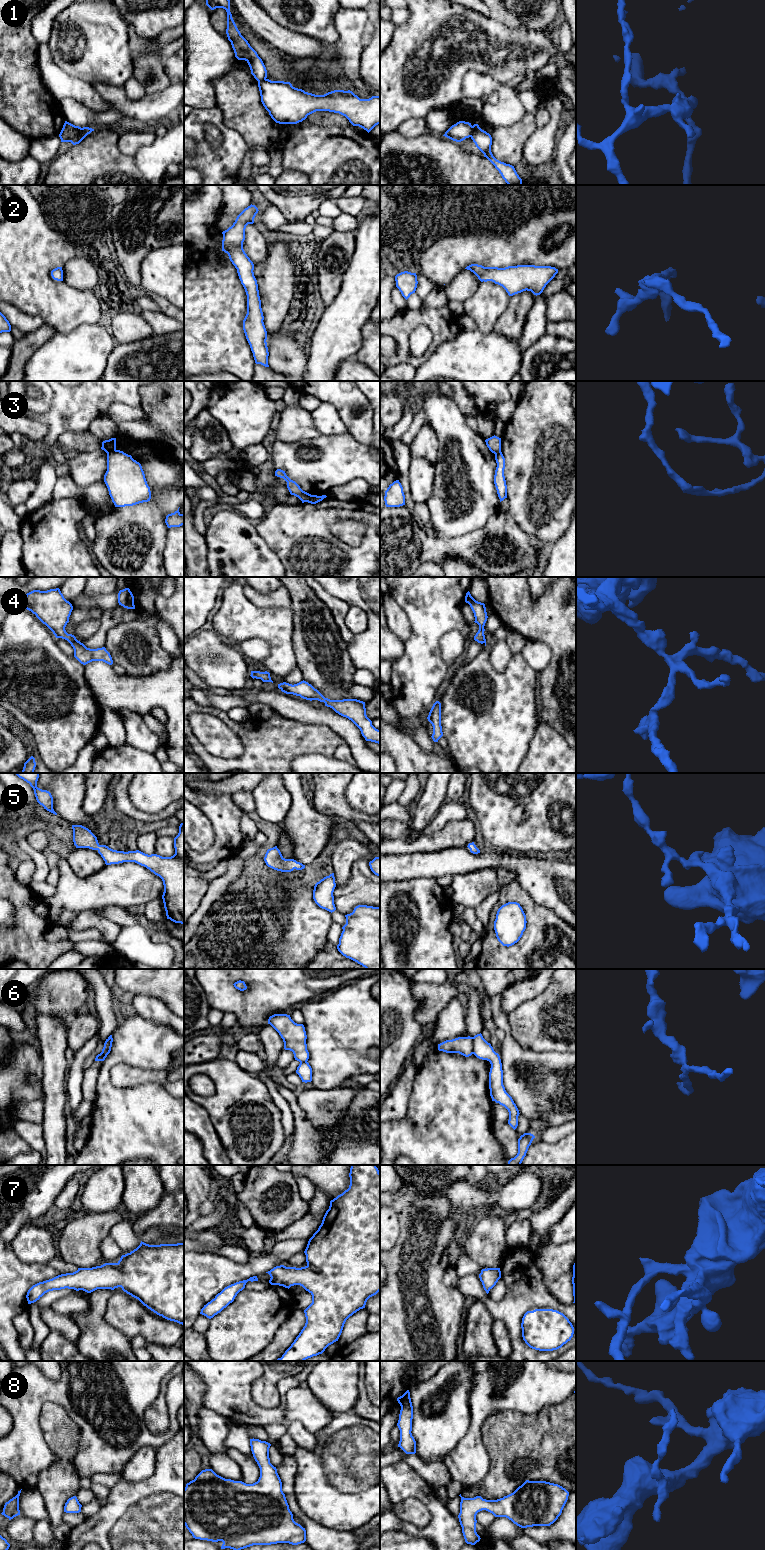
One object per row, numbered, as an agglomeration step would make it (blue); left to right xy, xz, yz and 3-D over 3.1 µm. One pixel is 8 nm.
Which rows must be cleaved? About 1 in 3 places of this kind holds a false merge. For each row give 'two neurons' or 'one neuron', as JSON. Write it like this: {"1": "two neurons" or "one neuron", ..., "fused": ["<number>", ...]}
{"1": "two neurons", "2": "one neuron", "3": "two neurons", "4": "one neuron", "5": "one neuron", "6": "two neurons", "7": "one neuron", "8": "one neuron", "fused": ["1", "3", "6"]}

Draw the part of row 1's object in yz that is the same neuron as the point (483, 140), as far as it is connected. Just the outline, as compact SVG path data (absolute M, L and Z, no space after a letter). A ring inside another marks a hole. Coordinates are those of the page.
M474 124L472 127L471 139L476 147L484 154L484 157L486 157L499 171L505 182L508 185L522 185L522 179L517 174L514 166L501 162L493 156L491 152L491 135L482 130L478 124Z

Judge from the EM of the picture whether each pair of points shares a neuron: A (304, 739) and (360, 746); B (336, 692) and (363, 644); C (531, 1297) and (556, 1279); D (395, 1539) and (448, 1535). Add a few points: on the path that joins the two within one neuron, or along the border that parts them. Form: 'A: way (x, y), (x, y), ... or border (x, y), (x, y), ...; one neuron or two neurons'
A: border (325, 725), (330, 727), (344, 740); two neurons
B: border (347, 644), (347, 653), (356, 669); two neurons
C: border (536, 1264), (542, 1274), (543, 1283), (561, 1303); two neurons
D: border (414, 1533), (427, 1539); two neurons

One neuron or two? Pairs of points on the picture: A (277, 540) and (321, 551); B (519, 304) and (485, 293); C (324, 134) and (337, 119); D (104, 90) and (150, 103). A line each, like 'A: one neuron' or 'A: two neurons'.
A: one neuron
B: two neurons
C: two neurons
D: one neuron

